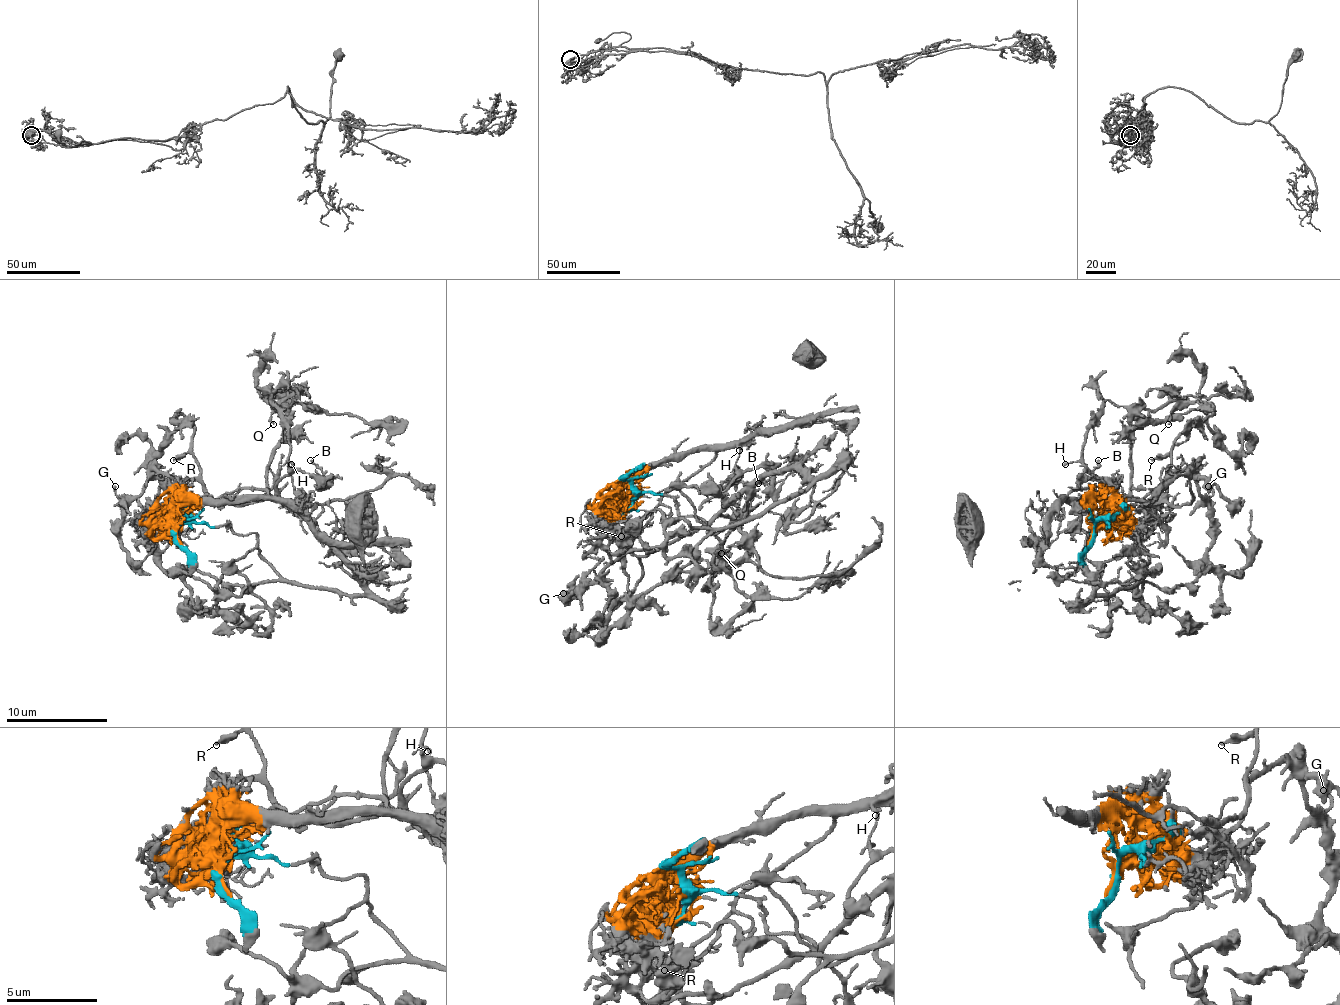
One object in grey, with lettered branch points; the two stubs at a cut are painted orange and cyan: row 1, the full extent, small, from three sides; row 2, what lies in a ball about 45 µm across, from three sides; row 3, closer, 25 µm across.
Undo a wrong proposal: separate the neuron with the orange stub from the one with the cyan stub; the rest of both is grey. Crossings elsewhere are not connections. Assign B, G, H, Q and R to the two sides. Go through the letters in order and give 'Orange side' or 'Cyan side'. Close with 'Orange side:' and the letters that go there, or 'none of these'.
B: Cyan side
G: Cyan side
H: Cyan side
Q: Cyan side
R: Cyan side
Orange side: none of these

